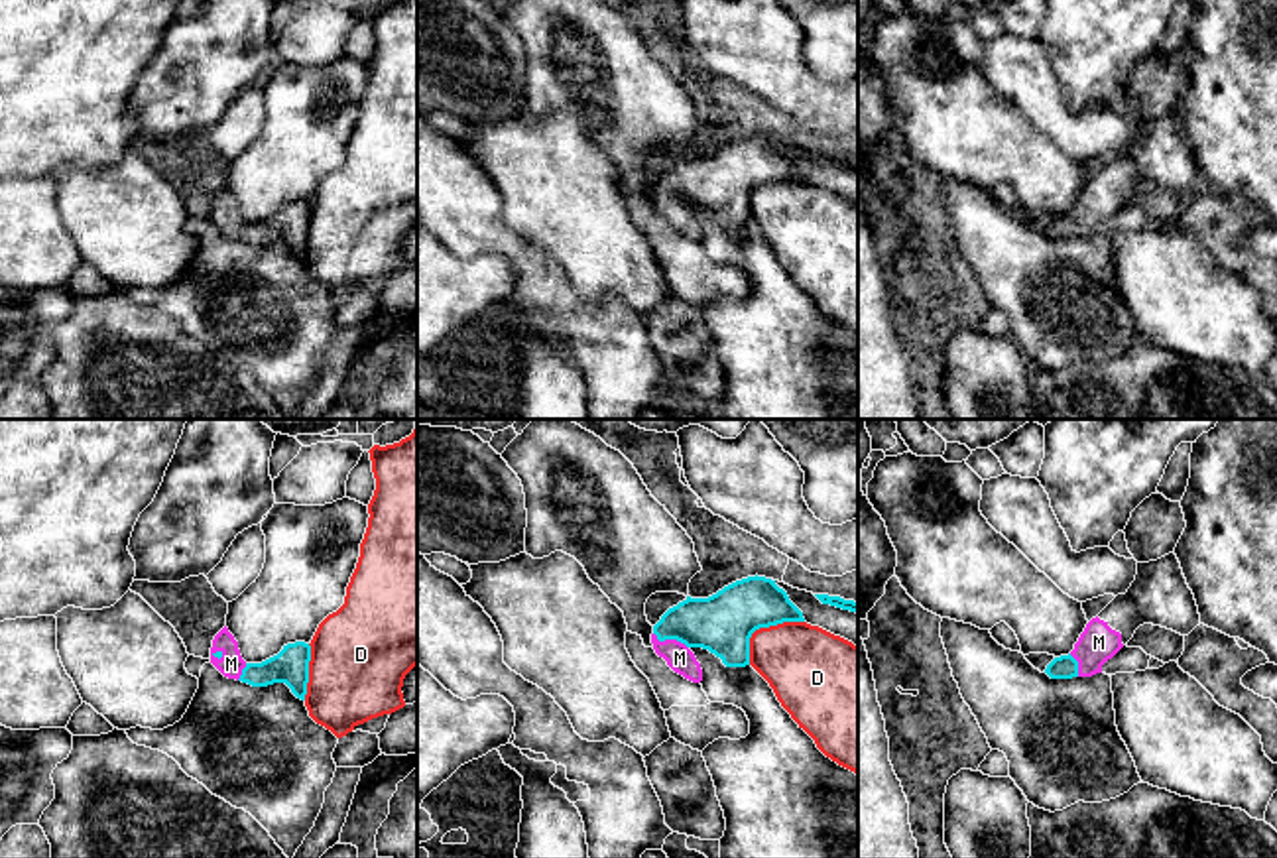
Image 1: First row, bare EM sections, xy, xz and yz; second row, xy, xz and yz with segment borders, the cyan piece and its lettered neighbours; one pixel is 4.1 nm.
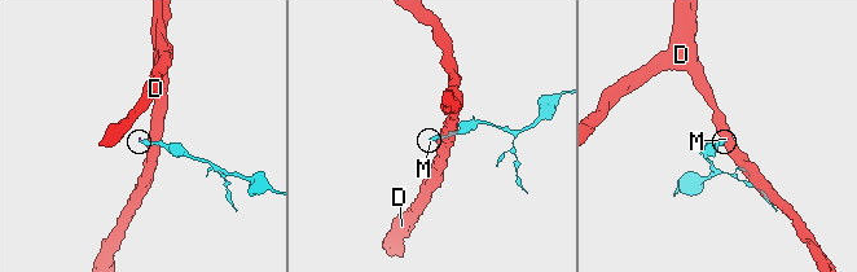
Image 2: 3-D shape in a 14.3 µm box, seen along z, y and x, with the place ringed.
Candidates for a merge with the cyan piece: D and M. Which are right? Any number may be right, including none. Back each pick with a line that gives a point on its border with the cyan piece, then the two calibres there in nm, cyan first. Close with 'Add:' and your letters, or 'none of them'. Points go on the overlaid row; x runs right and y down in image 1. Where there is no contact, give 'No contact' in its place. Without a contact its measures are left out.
M: Touches cyan at xz (669, 638). Thickness 240 nm (cyan) against 110 nm
Add: M

